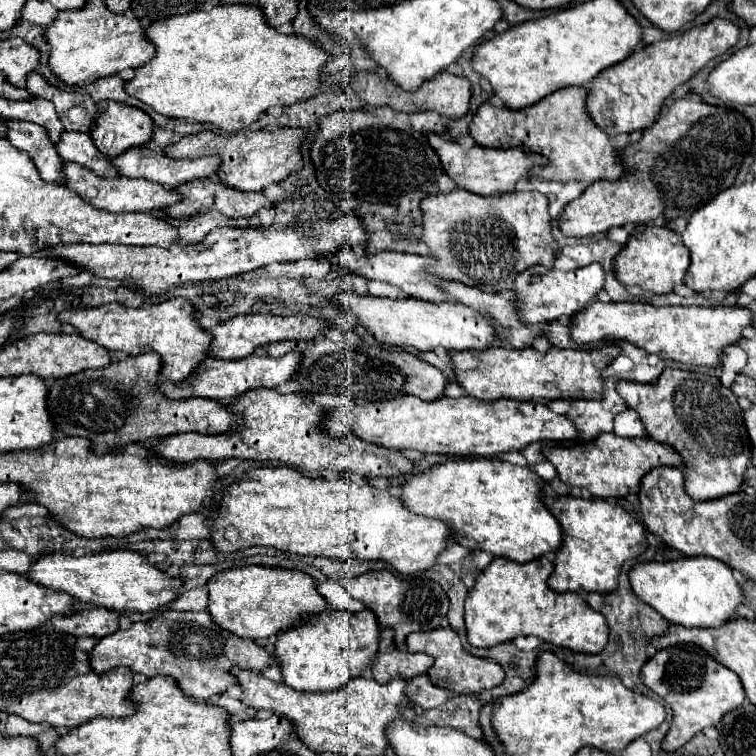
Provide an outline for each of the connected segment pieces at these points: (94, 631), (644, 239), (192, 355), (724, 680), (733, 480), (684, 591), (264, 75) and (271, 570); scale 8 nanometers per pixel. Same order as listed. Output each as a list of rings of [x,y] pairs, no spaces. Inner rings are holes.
[[[80,609],[78,613],[66,617],[52,617],[50,621],[58,631],[66,631],[68,635],[90,635],[102,639],[118,631],[118,619],[120,615],[108,609]]]
[[[638,225],[630,241],[624,245],[620,255],[616,257],[616,275],[618,281],[626,287],[640,287],[646,293],[664,295],[672,293],[676,285],[684,283],[684,275],[690,265],[690,251],[682,243],[680,235],[674,233],[668,227],[656,227],[656,225]]]
[[[174,297],[168,299],[164,303],[158,305],[146,305],[146,307],[124,307],[122,303],[108,303],[102,307],[94,307],[94,309],[76,309],[76,311],[62,311],[58,315],[58,319],[62,319],[64,323],[70,323],[78,329],[80,335],[84,335],[86,339],[94,339],[96,343],[100,343],[102,347],[106,347],[108,351],[126,351],[128,355],[140,355],[140,353],[158,353],[162,357],[162,375],[174,383],[186,379],[192,371],[198,369],[198,363],[202,363],[202,359],[206,359],[206,351],[210,349],[210,333],[196,321],[194,317],[196,309],[194,305],[184,299],[184,297]]]
[[[678,643],[668,649],[660,649],[652,659],[644,663],[640,679],[674,711],[672,729],[662,743],[662,749],[668,753],[684,747],[692,737],[702,733],[702,729],[718,725],[722,721],[722,715],[734,711],[734,707],[740,707],[746,699],[738,675],[720,665],[702,647],[692,643]]]
[[[666,367],[654,383],[620,381],[616,387],[628,407],[640,415],[646,433],[654,441],[674,447],[684,457],[686,493],[694,501],[712,501],[742,491],[752,443],[746,435],[744,411],[736,395],[718,377]]]
[[[684,557],[680,561],[638,563],[630,571],[634,593],[664,615],[670,623],[684,627],[722,627],[738,617],[738,605],[744,603],[744,591],[734,579],[732,569],[712,557]]]
[[[216,5],[212,11],[174,15],[150,25],[146,37],[154,43],[156,55],[144,67],[136,69],[134,79],[126,83],[126,91],[150,105],[156,113],[174,119],[212,123],[228,133],[240,131],[258,121],[258,117],[274,105],[292,105],[320,93],[322,67],[330,61],[330,55],[326,55],[318,43],[310,43],[310,39],[302,39],[302,35],[294,33],[282,35],[274,27],[266,27],[266,19],[262,19],[258,7]]]
[[[262,565],[226,569],[208,581],[208,593],[208,611],[212,619],[220,627],[226,627],[226,631],[254,641],[284,633],[284,629],[300,627],[306,619],[330,611],[328,601],[318,593],[314,579],[296,569]]]

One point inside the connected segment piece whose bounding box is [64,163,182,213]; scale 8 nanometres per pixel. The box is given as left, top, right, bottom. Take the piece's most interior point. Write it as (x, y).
(119, 194)

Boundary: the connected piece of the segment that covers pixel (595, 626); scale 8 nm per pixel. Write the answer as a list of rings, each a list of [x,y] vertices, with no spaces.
[[[504,557],[494,559],[478,577],[466,599],[468,643],[474,647],[494,647],[520,635],[536,635],[546,643],[566,647],[576,653],[600,653],[608,643],[608,623],[578,593],[556,593],[548,587],[554,563],[546,557],[516,563]]]

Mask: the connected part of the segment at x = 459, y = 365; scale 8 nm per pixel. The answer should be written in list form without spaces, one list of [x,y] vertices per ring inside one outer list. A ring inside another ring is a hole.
[[[490,347],[488,351],[454,351],[450,353],[456,365],[458,383],[468,391],[468,395],[496,401],[496,399],[516,399],[516,401],[554,401],[554,399],[602,399],[604,389],[604,369],[618,355],[614,349],[550,349],[540,353],[532,347],[528,349],[508,349]]]

